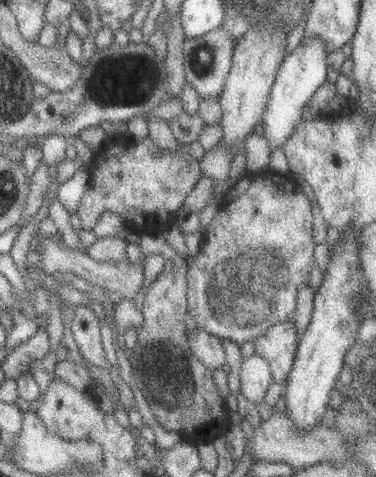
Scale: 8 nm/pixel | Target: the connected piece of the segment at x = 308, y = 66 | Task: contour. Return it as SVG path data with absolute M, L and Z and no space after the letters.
M316 36L301 40L297 47L284 56L272 82L270 93L260 120L262 135L267 140L270 152L279 148L291 136L295 127L303 120L301 108L310 101L313 93L326 81L327 53Z

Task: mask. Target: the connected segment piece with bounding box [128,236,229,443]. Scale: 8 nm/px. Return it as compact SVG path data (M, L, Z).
M141 236L139 240L139 250L141 252L159 252L159 256L164 260L164 267L161 273L157 275L152 283L146 286L145 295L143 297L142 306L140 308L142 314L141 324L136 328L135 346L131 349L131 357L128 359L133 375L133 384L137 390L143 395L145 404L149 406L149 412L152 413L155 421L161 425L161 428L167 432L178 433L182 441L192 443L192 441L205 442L207 432L211 428L215 430L217 435L222 435L227 431L229 420L225 420L225 415L229 412L226 407L225 400L221 399L218 390L213 384L211 377L212 371L205 368L188 349L188 342L184 327L186 318L186 264L184 257L175 254L165 240L161 238L149 238L149 236Z

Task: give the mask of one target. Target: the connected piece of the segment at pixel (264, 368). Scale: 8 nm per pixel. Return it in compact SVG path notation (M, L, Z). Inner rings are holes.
M258 354L242 358L238 376L240 394L250 404L261 403L265 397L265 390L272 383L267 362Z

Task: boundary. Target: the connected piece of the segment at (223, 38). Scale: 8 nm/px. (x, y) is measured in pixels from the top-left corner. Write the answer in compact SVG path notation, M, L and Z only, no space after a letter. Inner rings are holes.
M220 26L206 32L203 36L189 38L183 42L182 68L185 85L178 95L182 112L195 114L201 98L218 98L231 65L233 50L234 42L230 39L230 34Z

